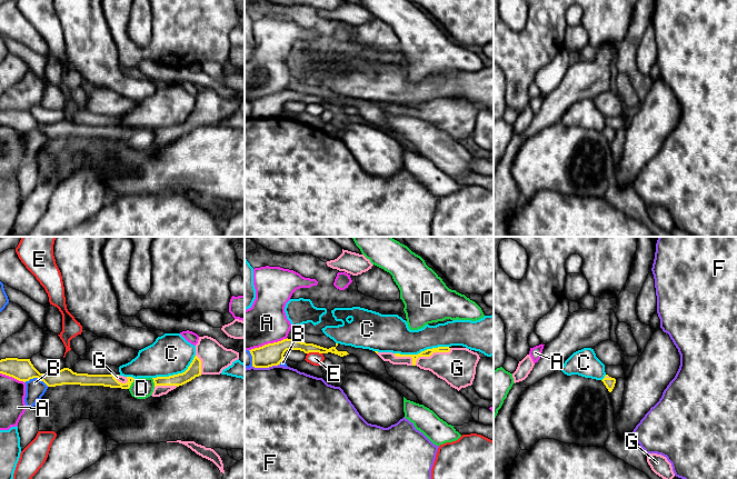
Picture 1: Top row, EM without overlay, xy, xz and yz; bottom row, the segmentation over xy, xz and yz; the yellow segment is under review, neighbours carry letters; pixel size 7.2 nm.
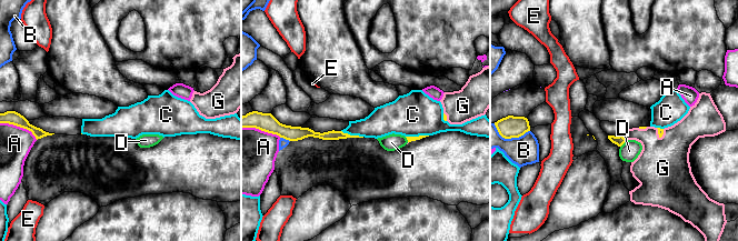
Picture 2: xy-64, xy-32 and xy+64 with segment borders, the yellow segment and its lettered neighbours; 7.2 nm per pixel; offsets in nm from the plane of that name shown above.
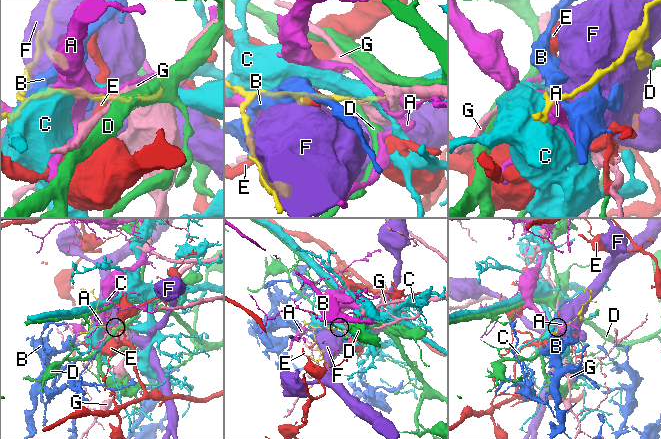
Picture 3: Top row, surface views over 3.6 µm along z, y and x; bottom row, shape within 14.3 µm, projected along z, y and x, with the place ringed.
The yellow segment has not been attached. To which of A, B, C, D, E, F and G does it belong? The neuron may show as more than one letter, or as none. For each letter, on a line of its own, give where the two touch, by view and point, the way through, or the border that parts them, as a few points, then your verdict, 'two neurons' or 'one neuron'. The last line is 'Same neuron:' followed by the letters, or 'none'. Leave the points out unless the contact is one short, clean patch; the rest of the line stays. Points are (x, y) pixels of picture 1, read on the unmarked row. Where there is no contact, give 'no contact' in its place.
A: meets yellow in xz at (268, 95); two neurons
B: meets yellow in xy at (37, 128); two neurons
C: meets yellow in xz at (421, 102); two neurons
D: meets yellow in xy at (131, 133); border along xy (135, 130), (128, 139); two neurons
E: meets yellow in xz at (314, 102); border along xz (321, 103), (307, 105); two neurons
F: meets yellow in xz at (266, 118); two neurons
G: meets yellow in xz at (431, 105); one neuron
Same neuron: G

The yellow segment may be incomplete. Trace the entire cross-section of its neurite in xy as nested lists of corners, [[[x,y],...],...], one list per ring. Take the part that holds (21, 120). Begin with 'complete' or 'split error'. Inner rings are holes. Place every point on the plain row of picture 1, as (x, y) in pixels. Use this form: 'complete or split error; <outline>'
split error; [[[6,109],[0,111],[0,124],[12,128],[19,132],[29,132],[38,129],[48,138],[62,136],[103,137],[110,139],[129,140],[135,129],[119,126],[88,126],[77,124],[63,119],[51,124],[40,124],[30,110]]]

